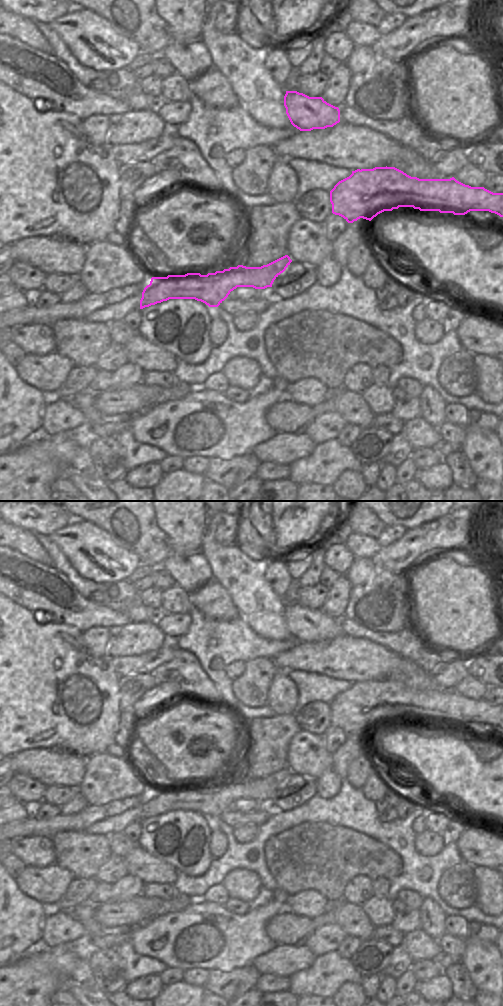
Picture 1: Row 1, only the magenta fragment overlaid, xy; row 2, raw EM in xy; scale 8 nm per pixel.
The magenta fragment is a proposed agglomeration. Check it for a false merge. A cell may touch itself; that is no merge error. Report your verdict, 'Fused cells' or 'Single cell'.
Fused cells

